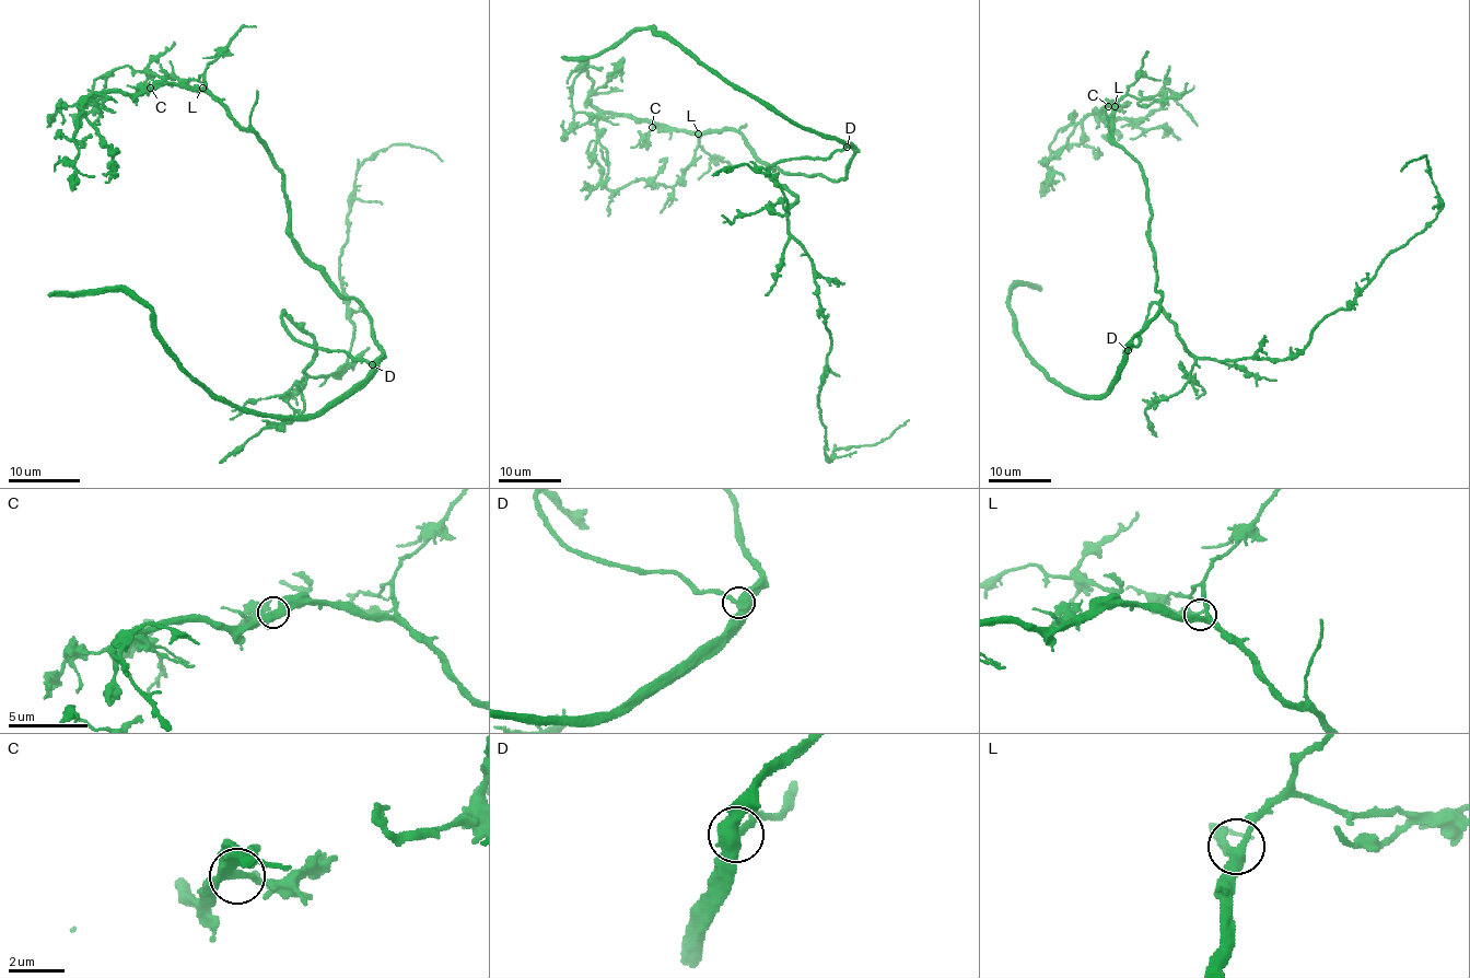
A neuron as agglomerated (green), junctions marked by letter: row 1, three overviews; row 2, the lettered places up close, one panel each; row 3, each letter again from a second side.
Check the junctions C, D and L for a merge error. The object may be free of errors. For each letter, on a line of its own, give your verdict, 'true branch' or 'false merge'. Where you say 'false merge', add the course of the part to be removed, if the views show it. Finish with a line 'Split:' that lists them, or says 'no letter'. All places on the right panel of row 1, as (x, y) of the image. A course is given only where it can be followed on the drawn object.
C: true branch
D: true branch
L: true branch
Split: no letter

